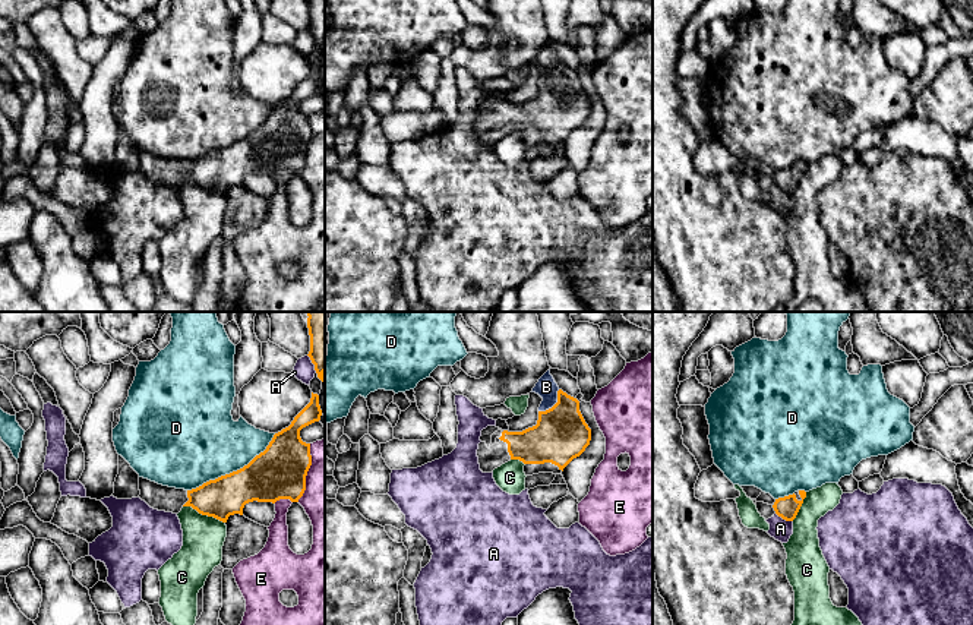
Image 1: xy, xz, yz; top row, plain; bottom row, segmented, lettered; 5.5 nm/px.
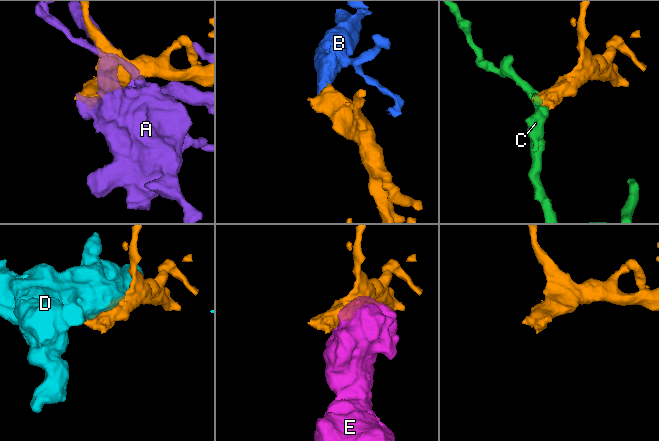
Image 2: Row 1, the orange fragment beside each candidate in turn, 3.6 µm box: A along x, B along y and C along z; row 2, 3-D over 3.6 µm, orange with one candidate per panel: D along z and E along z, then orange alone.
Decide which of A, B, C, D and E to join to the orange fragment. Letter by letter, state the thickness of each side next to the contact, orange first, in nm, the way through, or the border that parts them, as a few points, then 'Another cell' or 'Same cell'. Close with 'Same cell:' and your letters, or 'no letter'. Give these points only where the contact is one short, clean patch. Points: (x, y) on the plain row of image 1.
A: Thickness 120 nm (orange) against 120 nm. Another cell
B: Thickness 300 nm (orange) against 120 nm. Path across: xz (561, 106), (559, 85), (555, 76), (546, 59). Same cell
C: Thickness 220 nm (orange) against 220 nm. Boundary: xy (183, 177), (190, 177), (204, 188), (212, 188), (224, 195). Another cell
D: Thickness 280 nm (orange) against 440 nm. Another cell
E: Thickness 300 nm (orange) against 240 nm. Another cell
Same cell: B

